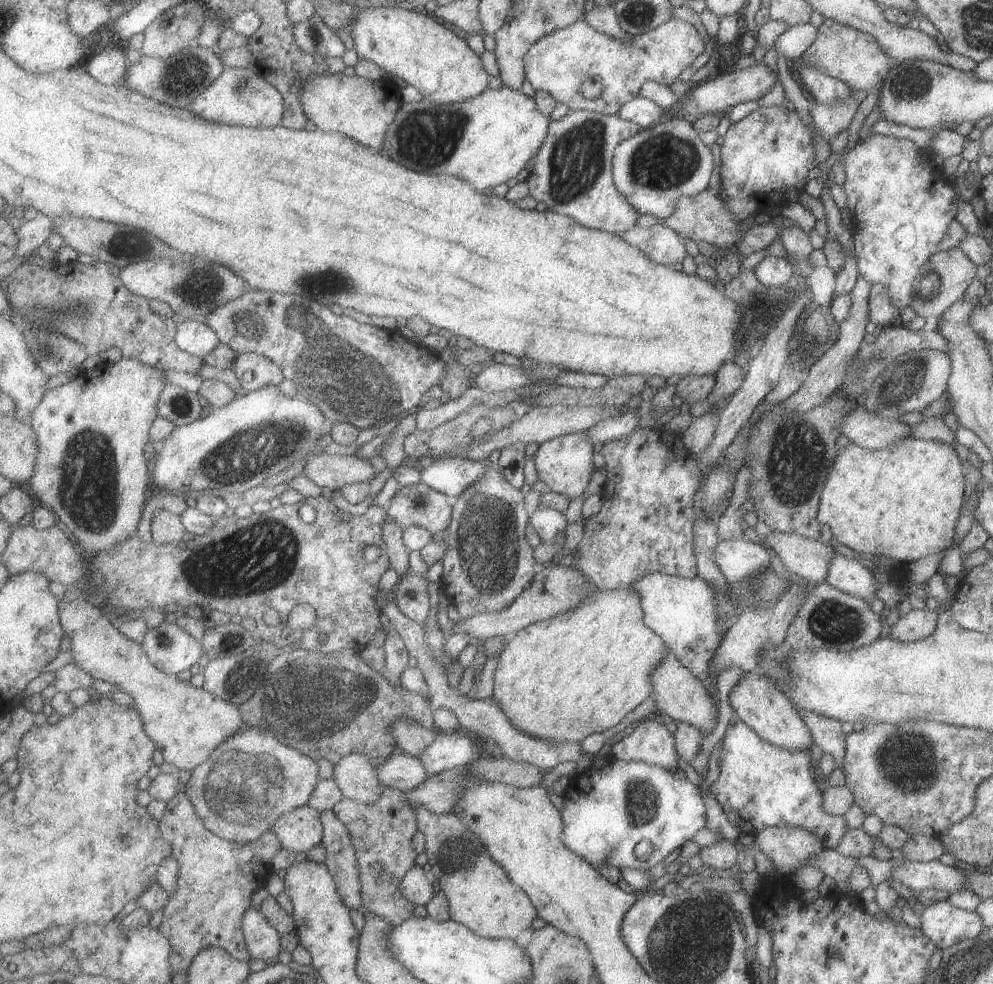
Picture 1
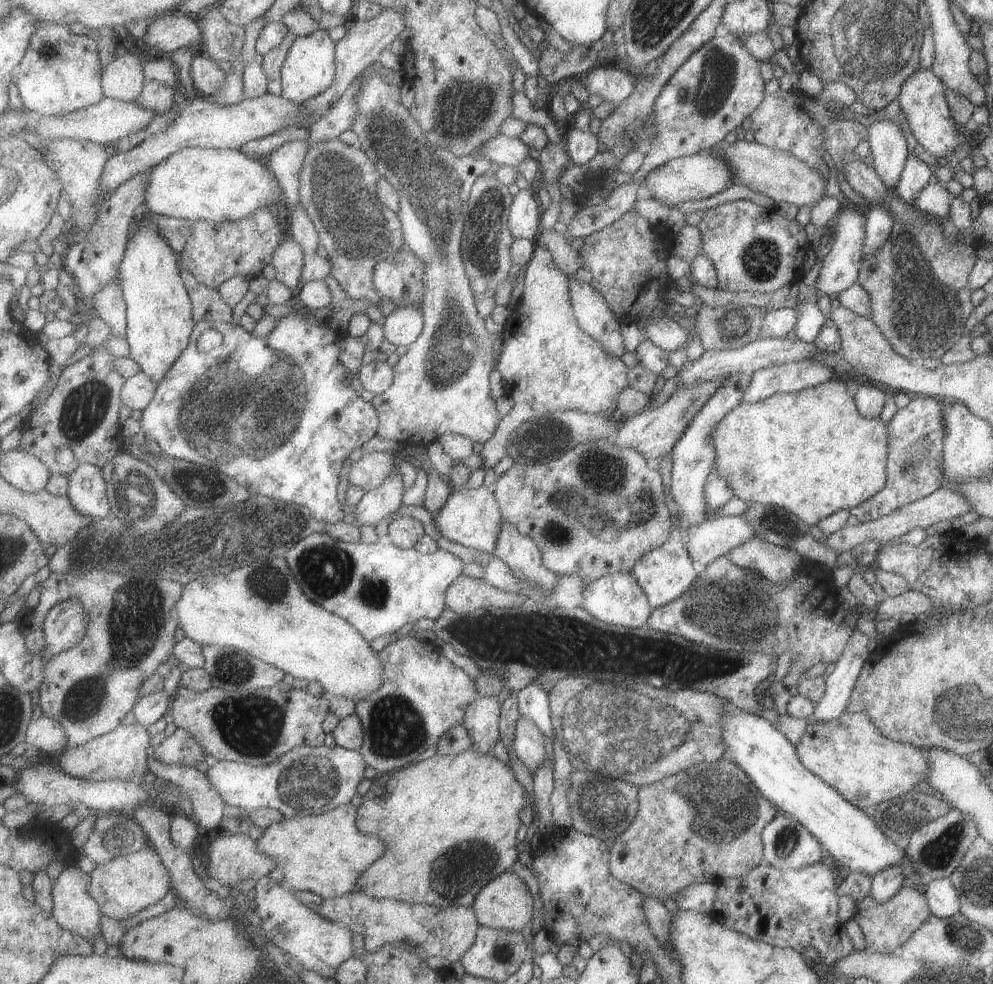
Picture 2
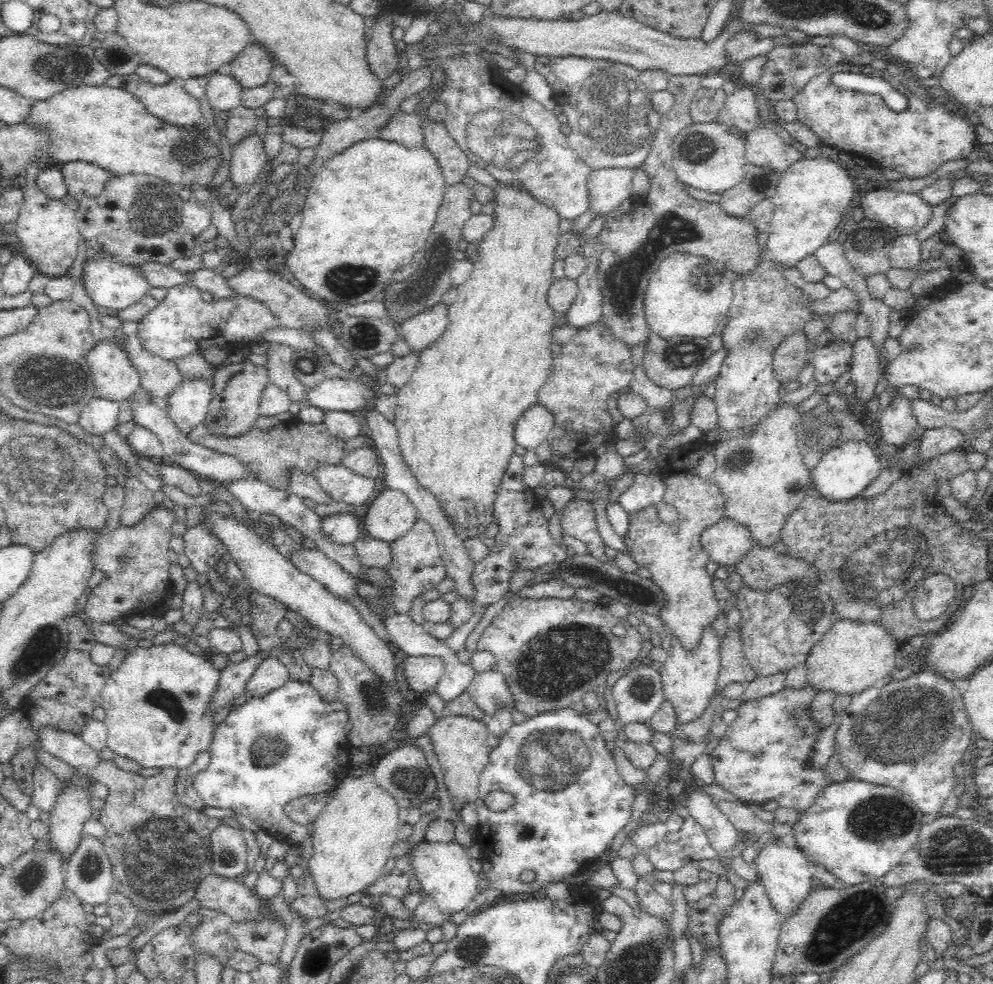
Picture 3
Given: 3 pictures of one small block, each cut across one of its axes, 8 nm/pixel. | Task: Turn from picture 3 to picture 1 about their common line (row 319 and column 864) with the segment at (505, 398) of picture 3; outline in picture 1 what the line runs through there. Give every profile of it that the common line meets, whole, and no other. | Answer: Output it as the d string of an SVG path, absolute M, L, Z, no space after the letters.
M906 437L903 440L899 440L899 442L895 442L893 446L887 446L887 448L881 448L881 450L864 449L856 444L849 443L844 447L838 448L838 456L827 474L818 500L816 518L820 523L828 526L832 536L839 544L843 544L843 546L847 546L851 550L855 550L855 552L863 552L870 558L874 556L889 556L897 564L904 562L907 565L914 560L923 558L923 556L937 554L937 552L945 551L952 546L953 532L955 532L955 524L957 524L959 514L961 514L963 492L965 492L963 486L964 466L965 464L959 461L954 448L944 442Z

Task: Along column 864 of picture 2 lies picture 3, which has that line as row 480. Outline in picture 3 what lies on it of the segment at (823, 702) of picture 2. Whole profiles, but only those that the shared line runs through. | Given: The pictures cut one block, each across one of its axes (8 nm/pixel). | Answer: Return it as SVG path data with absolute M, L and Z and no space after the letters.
M643 474L633 476L632 484L618 498L618 504L628 516L648 506L660 506L664 492L664 481L660 475L646 476Z

